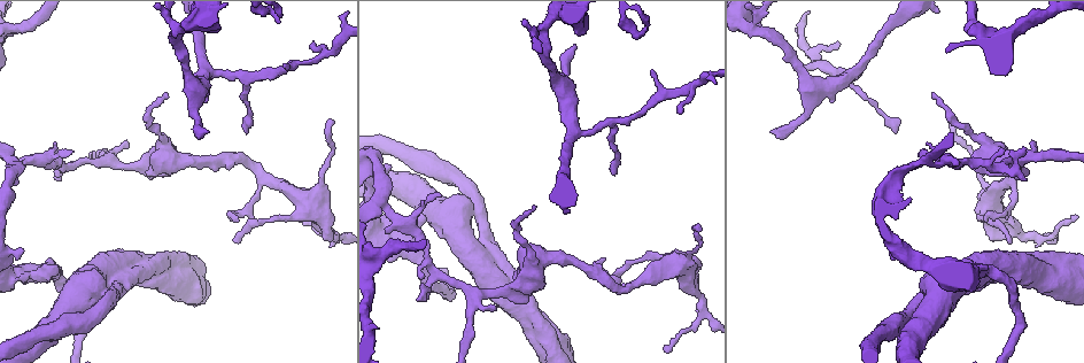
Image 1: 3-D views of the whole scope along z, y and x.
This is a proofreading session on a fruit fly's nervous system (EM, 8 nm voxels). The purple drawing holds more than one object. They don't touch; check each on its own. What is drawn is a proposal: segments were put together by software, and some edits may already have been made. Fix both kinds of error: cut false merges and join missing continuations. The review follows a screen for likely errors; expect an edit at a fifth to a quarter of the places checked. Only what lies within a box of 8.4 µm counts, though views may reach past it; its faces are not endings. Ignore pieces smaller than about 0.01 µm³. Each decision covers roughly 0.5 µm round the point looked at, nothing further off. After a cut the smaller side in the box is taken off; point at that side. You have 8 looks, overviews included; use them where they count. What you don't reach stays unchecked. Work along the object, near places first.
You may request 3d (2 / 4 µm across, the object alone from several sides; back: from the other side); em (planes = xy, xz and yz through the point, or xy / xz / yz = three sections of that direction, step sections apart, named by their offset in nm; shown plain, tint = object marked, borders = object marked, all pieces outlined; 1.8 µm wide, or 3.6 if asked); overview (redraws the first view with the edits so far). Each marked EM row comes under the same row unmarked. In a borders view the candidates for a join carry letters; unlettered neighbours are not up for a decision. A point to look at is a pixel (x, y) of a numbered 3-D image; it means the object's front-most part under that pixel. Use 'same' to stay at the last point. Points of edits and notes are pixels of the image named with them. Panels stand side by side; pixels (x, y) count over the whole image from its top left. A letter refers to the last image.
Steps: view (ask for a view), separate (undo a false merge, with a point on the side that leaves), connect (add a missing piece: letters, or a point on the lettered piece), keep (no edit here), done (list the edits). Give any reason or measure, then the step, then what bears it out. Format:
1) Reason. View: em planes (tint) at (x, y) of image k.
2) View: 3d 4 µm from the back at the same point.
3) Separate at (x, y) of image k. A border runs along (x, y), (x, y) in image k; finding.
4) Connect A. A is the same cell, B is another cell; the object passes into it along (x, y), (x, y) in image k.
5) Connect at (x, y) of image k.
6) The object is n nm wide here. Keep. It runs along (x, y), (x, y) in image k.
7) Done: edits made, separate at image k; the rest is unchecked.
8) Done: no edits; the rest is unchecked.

A fork. View: em planes (tint) at (38, 272) of image 1.

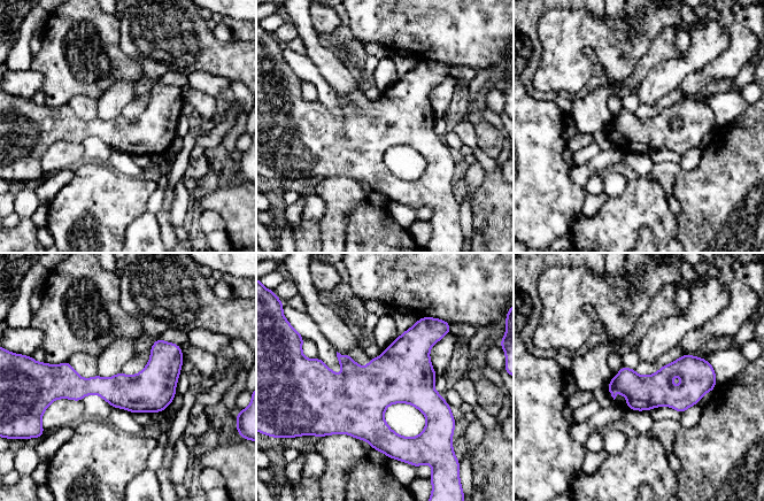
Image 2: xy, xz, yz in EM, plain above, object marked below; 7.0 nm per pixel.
View: em planes (borders) at the same point.

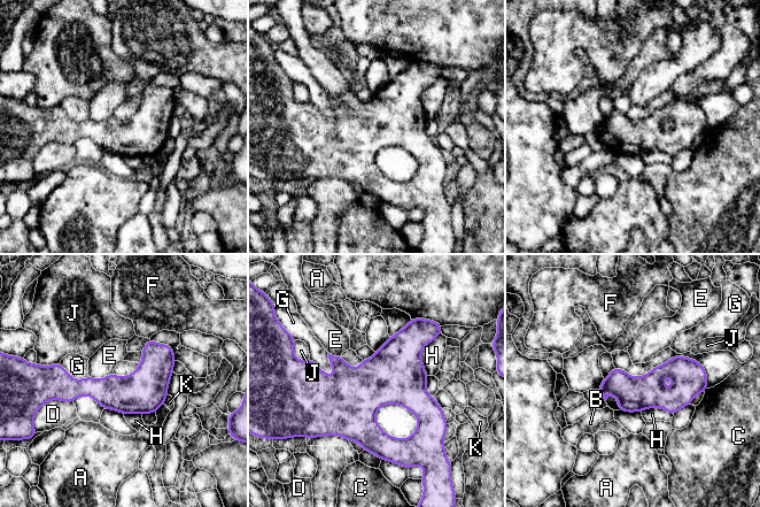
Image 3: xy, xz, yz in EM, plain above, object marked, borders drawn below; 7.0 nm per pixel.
Keep. A, B, C, D, E, F, G, H, J and K are other cells; a border runs along (113, 373), (100, 378), (88, 376) in image 3; continuous, no second cell.

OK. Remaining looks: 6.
Sudden change in width. View: em 3.6 µm planes (tint) at (112, 281) of image 1.

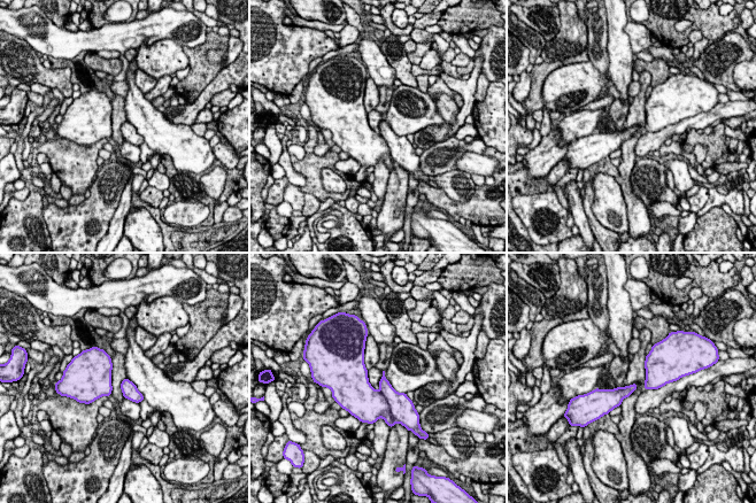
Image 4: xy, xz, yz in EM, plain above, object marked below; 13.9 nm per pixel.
View: em 3.6 µm planes (borders) at the same point.

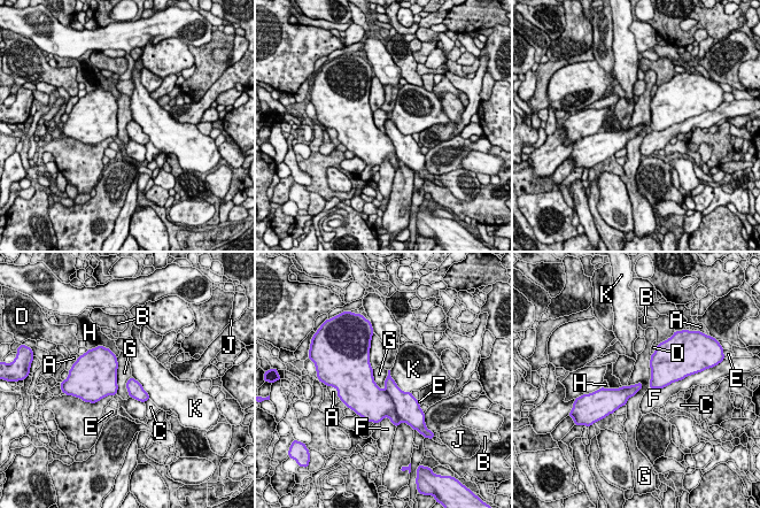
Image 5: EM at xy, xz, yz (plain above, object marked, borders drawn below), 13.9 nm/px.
The object is 130 nm wide here. Keep. A, B, C, D, E, F, G, H, J and K are other cells; continuous, no second cell.

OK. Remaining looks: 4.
Closes a loop. View: 3d 2 µm at (988, 222) of image 1.

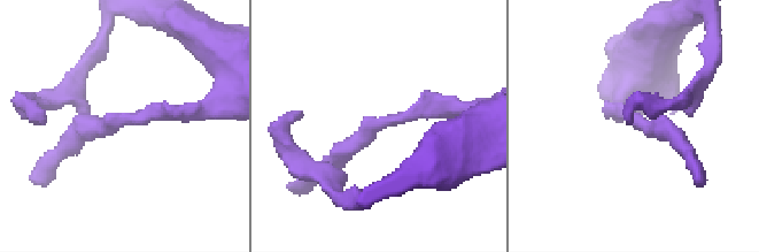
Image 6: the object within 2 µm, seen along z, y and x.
View: em planes (borders) at (114, 129) of image 6.

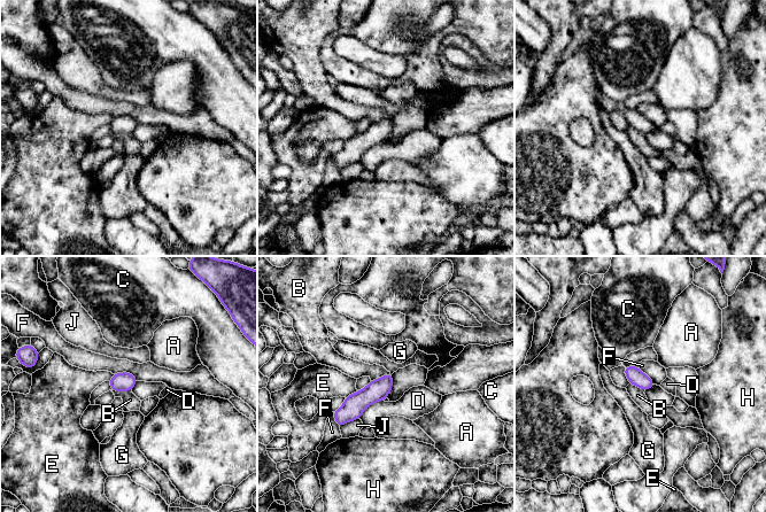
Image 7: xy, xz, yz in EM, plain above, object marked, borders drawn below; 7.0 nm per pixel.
Keep. A, B, C, D, E, F, G, H and J are other cells; it runs along (389, 377), (338, 419) in image 7; one cell here.

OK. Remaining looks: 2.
Branch stops here. View: 3d 4 µm at (330, 119) of image 1.

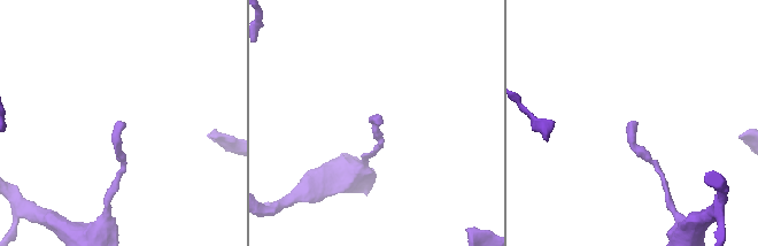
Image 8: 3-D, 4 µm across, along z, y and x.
Now the EM. View: em xz step 4 (borders) at (377, 122) of image 8.

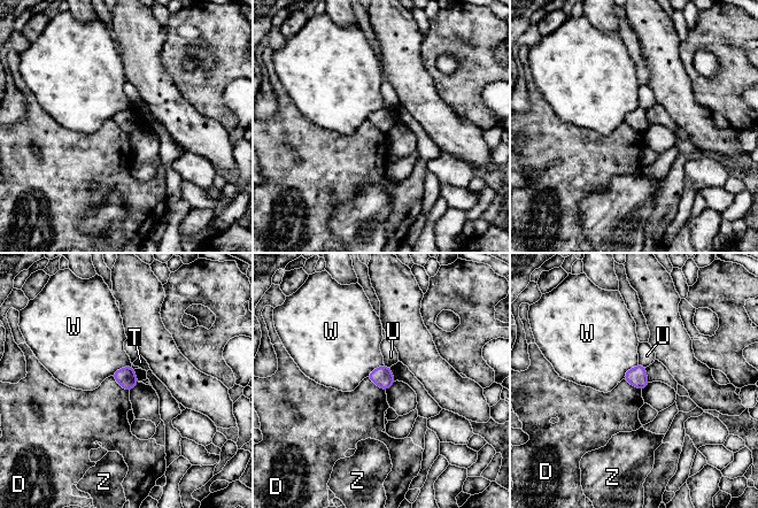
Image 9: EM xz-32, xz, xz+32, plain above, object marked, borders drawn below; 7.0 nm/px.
The object is 130 nm wide here. Keep. D, T, U, W and Z are other cells; no lettered piece goes on from it.

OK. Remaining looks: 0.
Done: no edits; the rest is unchecked.

